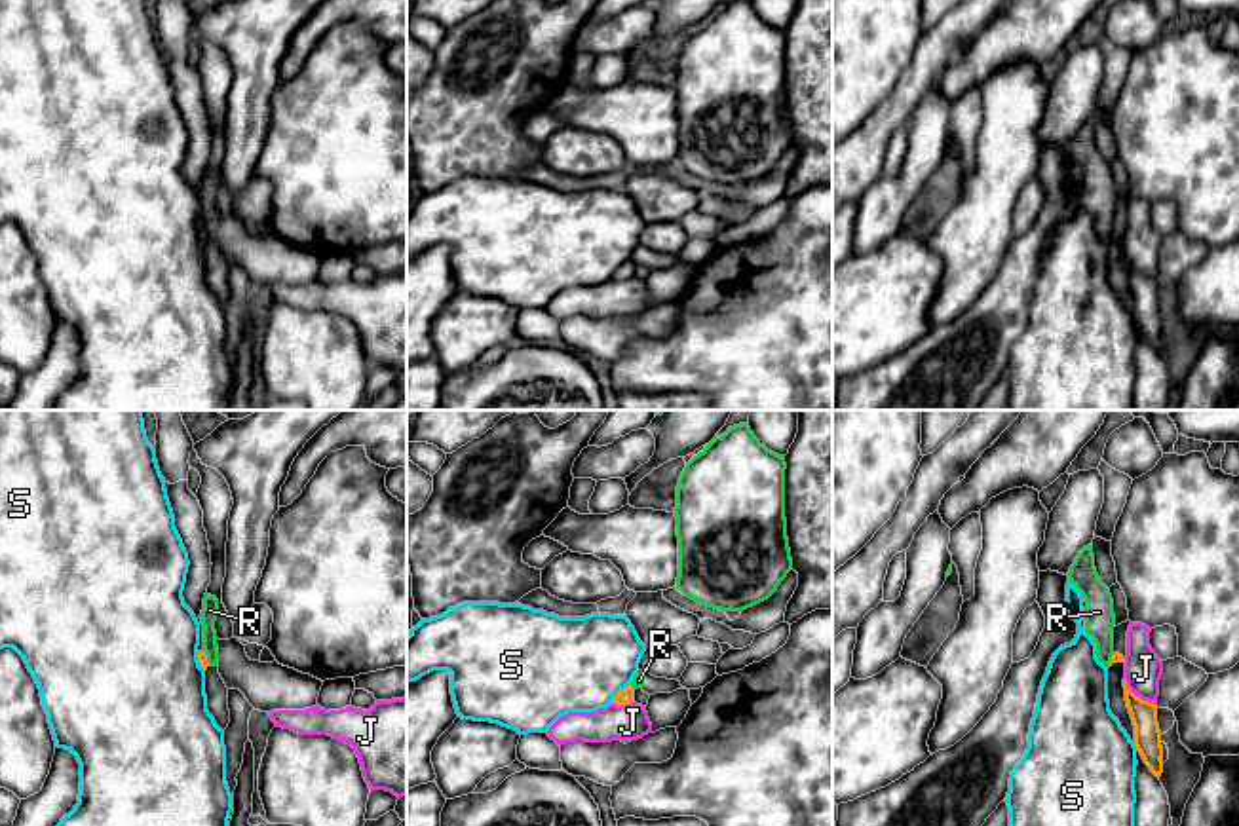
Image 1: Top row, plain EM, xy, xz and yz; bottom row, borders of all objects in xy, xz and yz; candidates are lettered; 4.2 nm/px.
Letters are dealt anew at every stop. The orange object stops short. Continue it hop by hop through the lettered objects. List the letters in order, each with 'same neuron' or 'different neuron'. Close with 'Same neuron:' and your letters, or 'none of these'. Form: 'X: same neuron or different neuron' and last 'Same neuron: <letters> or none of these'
J: different neuron
R: different neuron
S: different neuron
Same neuron: none of these

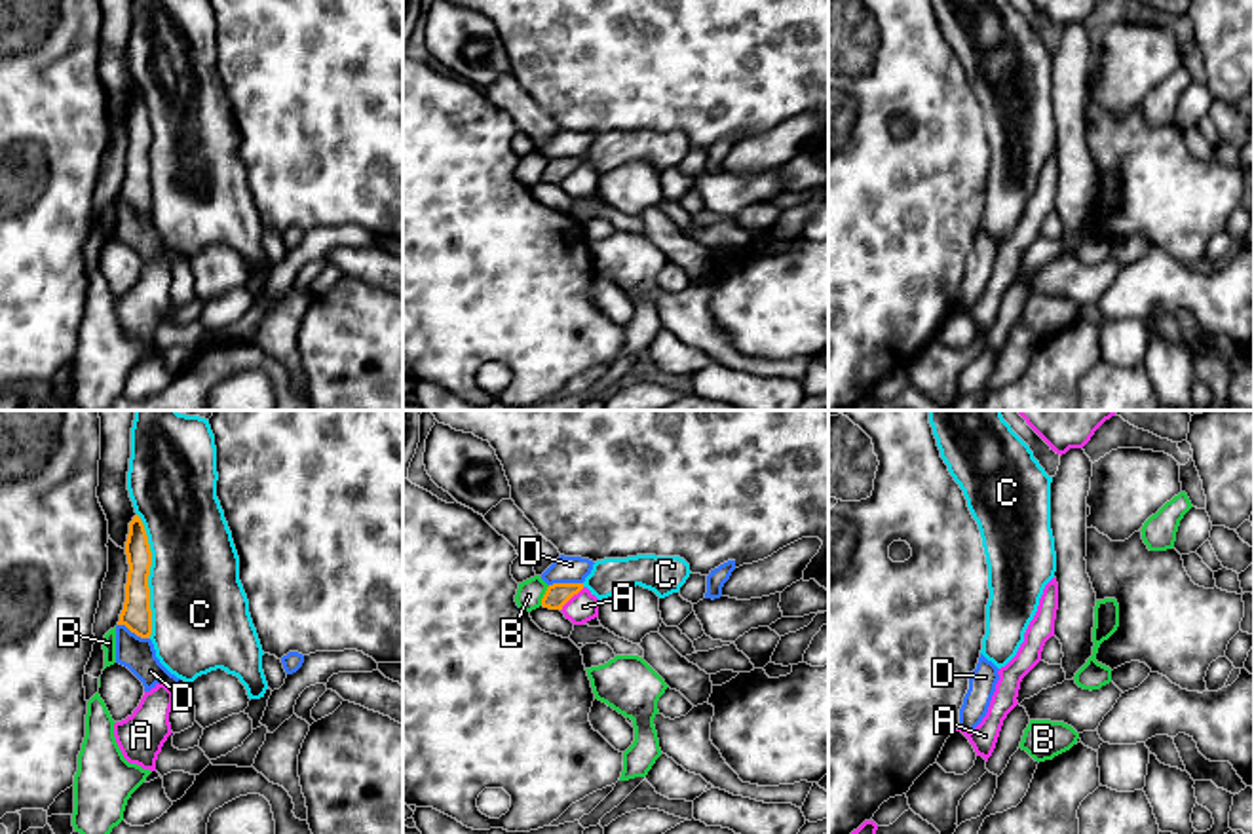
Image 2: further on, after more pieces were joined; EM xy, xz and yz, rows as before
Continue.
A: different neuron
B: different neuron
C: different neuron
D: different neuron
Same neuron: none of these

